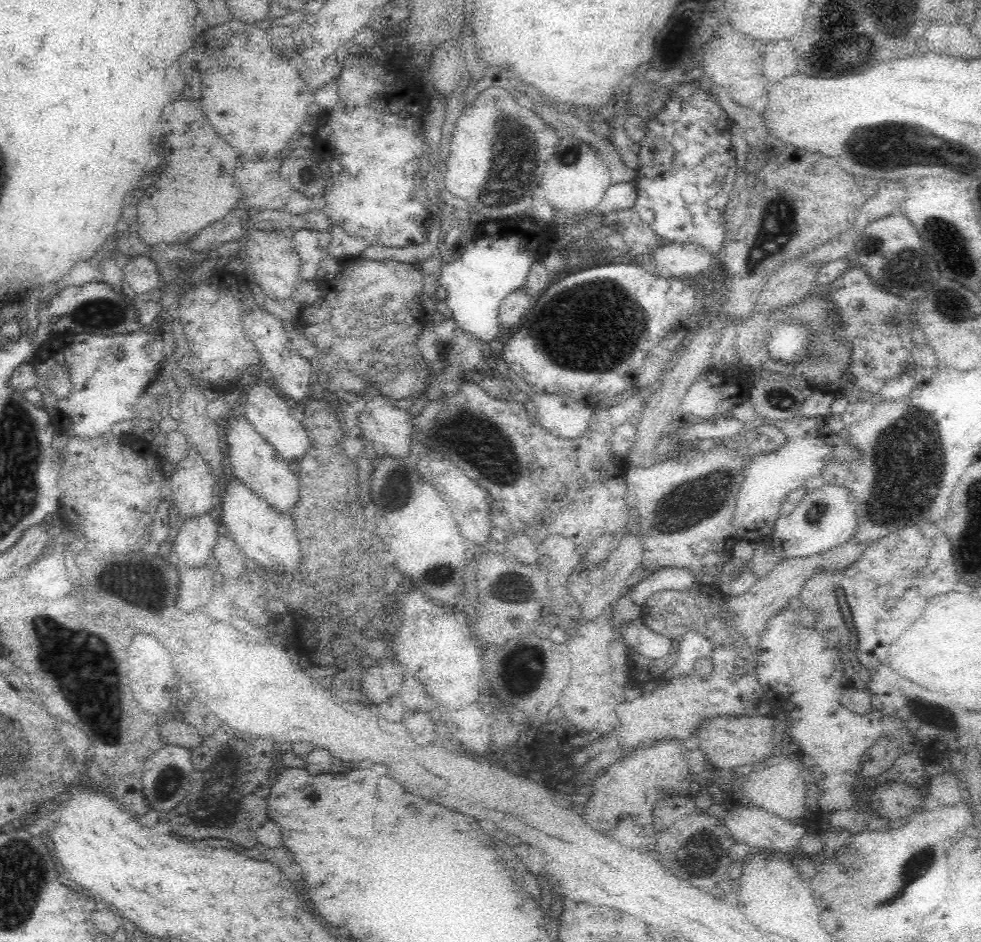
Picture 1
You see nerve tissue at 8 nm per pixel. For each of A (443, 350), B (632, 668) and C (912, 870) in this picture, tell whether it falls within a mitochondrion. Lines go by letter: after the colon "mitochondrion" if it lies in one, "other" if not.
A: mitochondrion
B: other
C: mitochondrion

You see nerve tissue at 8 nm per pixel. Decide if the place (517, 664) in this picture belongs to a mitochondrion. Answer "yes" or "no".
yes

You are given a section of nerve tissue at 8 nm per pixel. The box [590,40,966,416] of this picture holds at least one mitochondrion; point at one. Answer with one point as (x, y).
(902, 270)

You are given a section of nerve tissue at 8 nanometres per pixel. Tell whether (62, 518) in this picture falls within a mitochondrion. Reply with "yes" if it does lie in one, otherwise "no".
no

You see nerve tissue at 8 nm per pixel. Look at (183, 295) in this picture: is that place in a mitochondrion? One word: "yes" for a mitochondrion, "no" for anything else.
no

